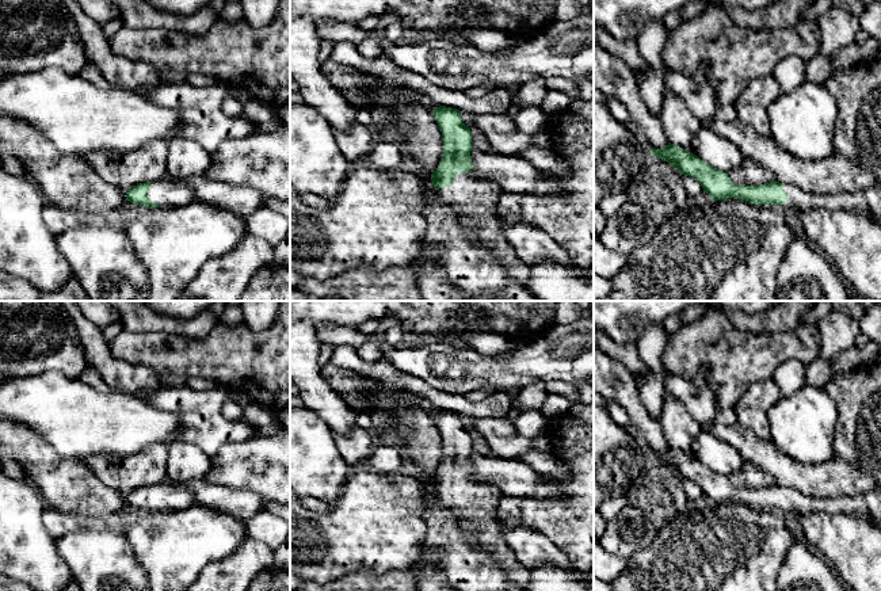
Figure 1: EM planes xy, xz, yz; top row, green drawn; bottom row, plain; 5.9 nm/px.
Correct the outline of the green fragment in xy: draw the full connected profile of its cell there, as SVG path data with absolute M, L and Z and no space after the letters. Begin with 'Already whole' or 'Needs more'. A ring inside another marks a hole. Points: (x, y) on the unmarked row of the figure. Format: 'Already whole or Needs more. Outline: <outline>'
Needs more. Outline: M165 481L140 487L126 495L129 506L142 511L176 511L195 503L194 493L184 483Z

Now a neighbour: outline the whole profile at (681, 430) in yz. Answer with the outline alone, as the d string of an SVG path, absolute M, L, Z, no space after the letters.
M664 393L659 422L668 446L697 460L694 442L701 435L702 428L679 400Z

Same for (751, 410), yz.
M773 378L752 384L736 405L737 423L754 431L759 438L769 439L770 427L766 413L781 397Z

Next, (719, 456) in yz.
M705 431L695 439L694 451L701 464L722 476L740 470L747 462L728 442Z

